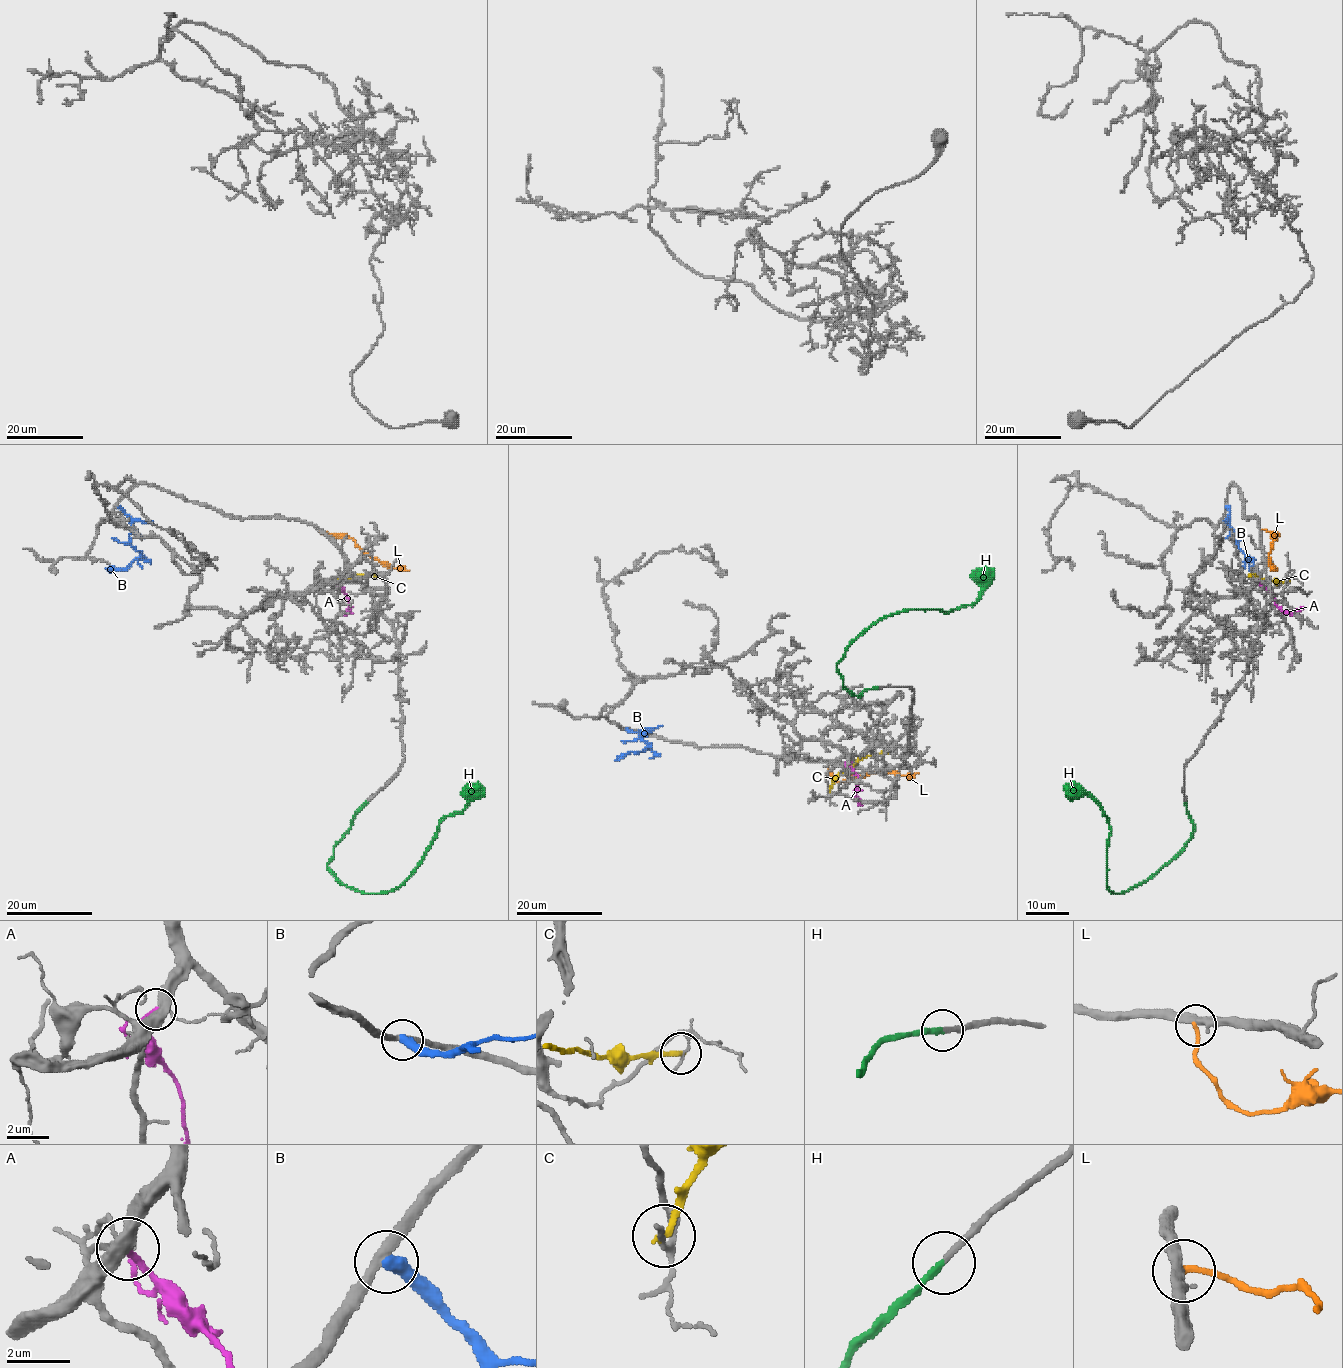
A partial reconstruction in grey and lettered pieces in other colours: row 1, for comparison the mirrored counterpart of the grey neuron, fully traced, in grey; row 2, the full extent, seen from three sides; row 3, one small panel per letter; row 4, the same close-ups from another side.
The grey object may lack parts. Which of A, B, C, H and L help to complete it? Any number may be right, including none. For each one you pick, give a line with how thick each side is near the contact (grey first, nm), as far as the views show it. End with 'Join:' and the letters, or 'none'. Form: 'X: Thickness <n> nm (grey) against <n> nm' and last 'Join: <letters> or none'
H: Thickness 220 nm (grey) against 220 nm
Join: H

